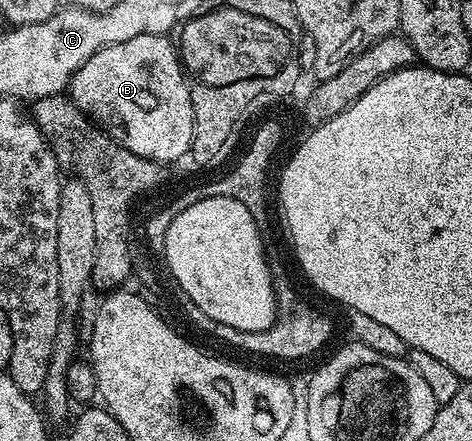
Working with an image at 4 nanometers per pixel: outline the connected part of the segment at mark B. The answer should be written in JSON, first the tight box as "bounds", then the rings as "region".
{"bounds":[67,34,193,164],"region":[[[164,34],[135,36],[135,40],[123,40],[123,44],[111,44],[73,74],[67,91],[68,97],[88,118],[92,118],[113,141],[135,156],[153,162],[167,164],[175,152],[186,150],[193,144],[193,105],[189,95],[187,75],[182,67],[178,51]]]}

